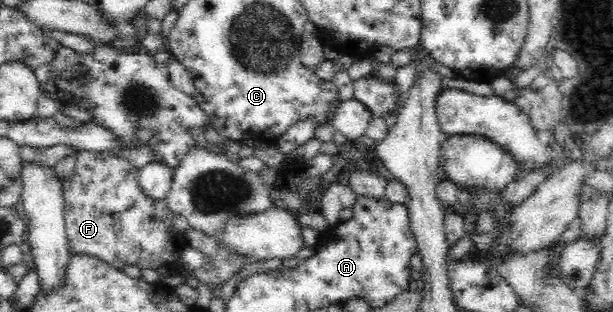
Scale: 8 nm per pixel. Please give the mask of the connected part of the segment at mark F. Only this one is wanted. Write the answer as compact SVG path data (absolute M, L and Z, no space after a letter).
M80 150L75 156L73 175L62 179L62 183L69 183L64 222L70 255L87 255L117 270L124 270L128 265L160 272L169 269L173 263L170 246L176 232L173 229L172 213L167 211L165 200L155 201L141 192L137 182L138 168L127 158L104 152L105 159L99 159L97 152L87 150Z

